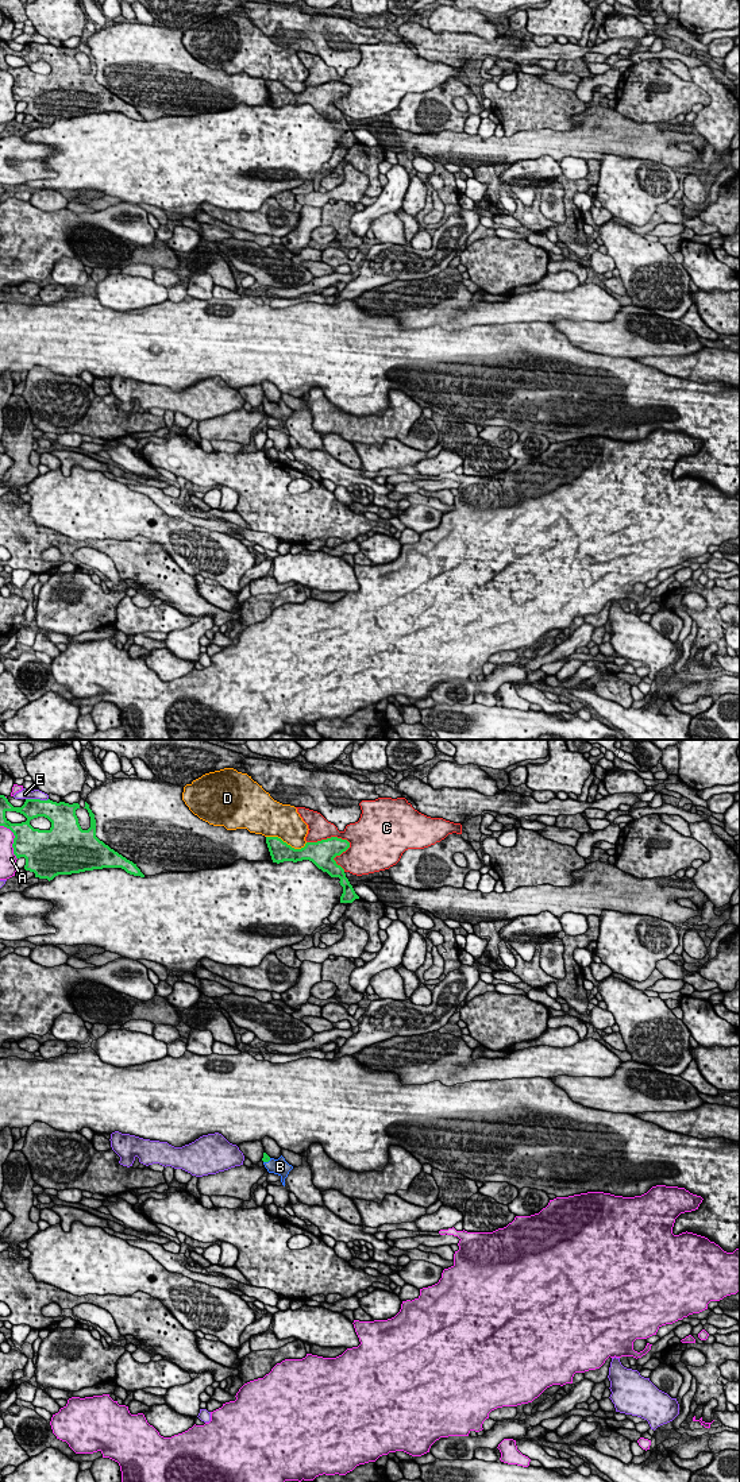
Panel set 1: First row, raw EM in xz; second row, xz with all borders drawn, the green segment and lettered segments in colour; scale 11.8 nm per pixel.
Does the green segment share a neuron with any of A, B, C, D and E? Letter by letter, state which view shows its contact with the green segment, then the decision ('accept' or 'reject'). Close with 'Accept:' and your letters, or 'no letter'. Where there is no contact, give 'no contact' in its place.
A: meets green in xz; reject
B: meets green in xz; accept
C: meets green in xz; reject
D: meets green in xz; reject
E: meets green in xz; reject
Accept: B

